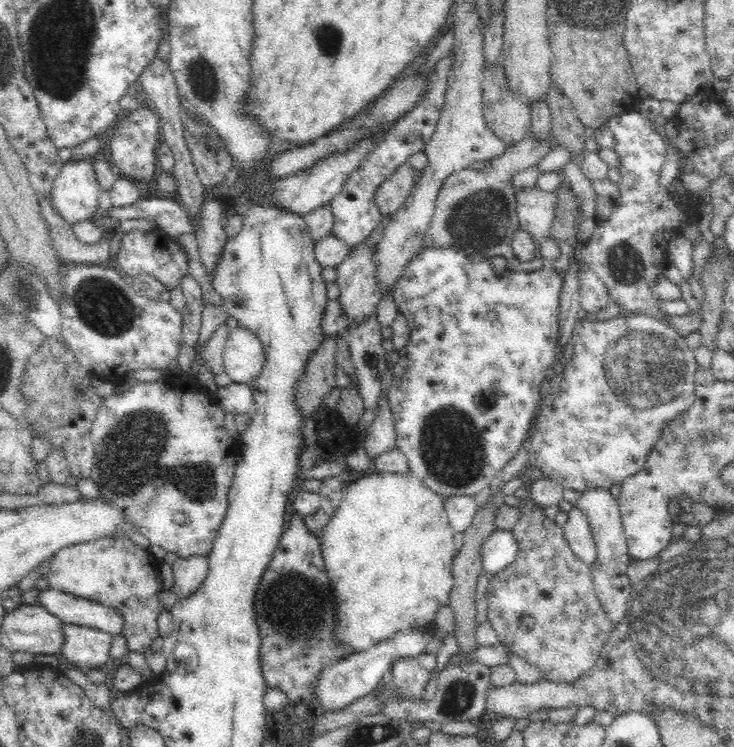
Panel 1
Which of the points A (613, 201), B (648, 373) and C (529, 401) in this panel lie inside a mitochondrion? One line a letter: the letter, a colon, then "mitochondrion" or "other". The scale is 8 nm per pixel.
A: other
B: mitochondrion
C: other

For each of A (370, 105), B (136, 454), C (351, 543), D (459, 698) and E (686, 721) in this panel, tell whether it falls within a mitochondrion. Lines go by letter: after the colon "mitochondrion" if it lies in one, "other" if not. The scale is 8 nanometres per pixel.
A: other
B: mitochondrion
C: other
D: mitochondrion
E: other

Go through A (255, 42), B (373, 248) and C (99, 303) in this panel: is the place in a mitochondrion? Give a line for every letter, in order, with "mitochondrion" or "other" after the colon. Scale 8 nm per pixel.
A: other
B: other
C: mitochondrion

